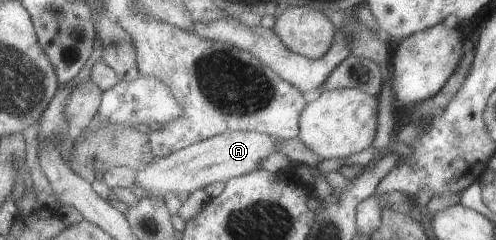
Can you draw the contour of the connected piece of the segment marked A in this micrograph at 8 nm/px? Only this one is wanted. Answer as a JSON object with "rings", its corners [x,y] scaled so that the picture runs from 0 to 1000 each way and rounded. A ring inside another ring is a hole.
{"rings":[[[458,546],[450,563],[438,563],[417,588],[405,588],[395,604],[357,629],[333,658],[315,658],[304,688],[292,704],[276,713],[266,775],[284,779],[294,804],[345,804],[385,813],[399,792],[429,763],[452,758],[474,738],[500,729],[522,708],[526,679],[550,646],[554,629],[565,629],[575,604],[550,563],[522,554],[514,546]]]}

